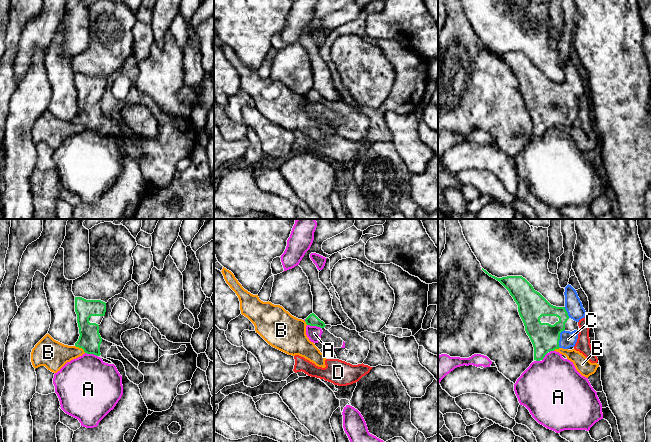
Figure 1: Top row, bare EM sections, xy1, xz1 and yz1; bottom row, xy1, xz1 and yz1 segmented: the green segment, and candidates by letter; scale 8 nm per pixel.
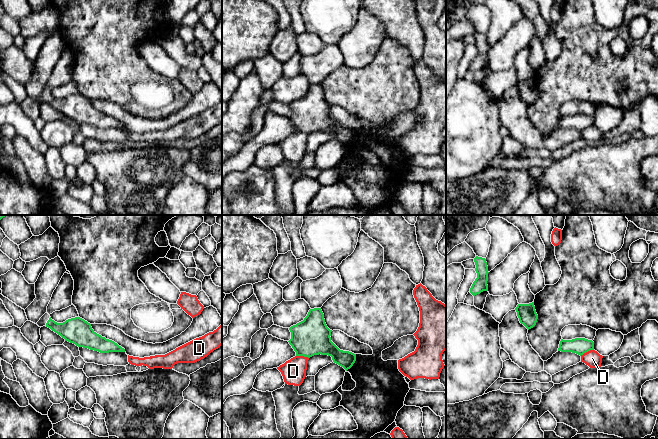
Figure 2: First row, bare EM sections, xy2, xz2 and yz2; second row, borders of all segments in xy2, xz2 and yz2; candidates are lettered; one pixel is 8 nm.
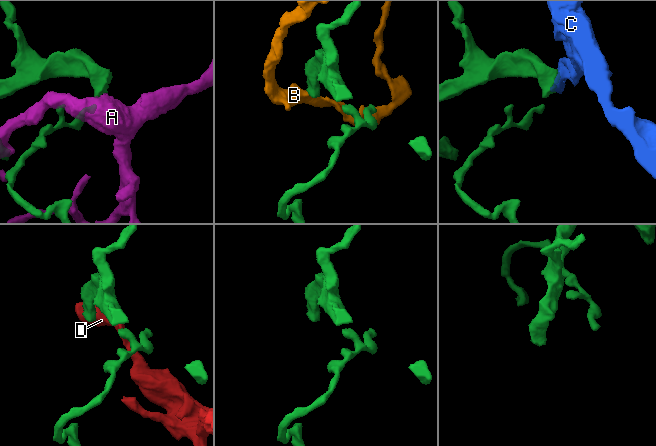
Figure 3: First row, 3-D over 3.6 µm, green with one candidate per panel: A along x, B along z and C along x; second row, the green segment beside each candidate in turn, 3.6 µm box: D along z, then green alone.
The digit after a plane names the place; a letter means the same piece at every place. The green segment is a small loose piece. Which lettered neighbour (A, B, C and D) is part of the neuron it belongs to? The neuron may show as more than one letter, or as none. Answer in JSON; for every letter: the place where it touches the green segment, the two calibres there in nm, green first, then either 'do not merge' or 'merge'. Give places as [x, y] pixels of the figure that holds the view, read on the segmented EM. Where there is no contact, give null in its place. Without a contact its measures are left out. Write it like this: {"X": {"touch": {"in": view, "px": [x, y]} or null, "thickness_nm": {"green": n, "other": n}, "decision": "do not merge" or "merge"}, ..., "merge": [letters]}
{"A": {"touch": {"in": "xz1", "px": [314, 325]}, "thickness_nm": {"green": 90, "other": 120}, "decision": "do not merge"}, "B": {"touch": {"in": "xy1", "px": [80, 347]}, "thickness_nm": {"green": 180, "other": 220}, "decision": "do not merge"}, "C": {"touch": {"in": "yz1", "px": [559, 338]}, "thickness_nm": {"green": 220, "other": 130}, "decision": "merge"}, "D": {"touch": {"in": "yz2", "px": [586, 351]}, "thickness_nm": {"green": 130, "other": 140}, "decision": "do not merge"}, "merge": ["C"]}

